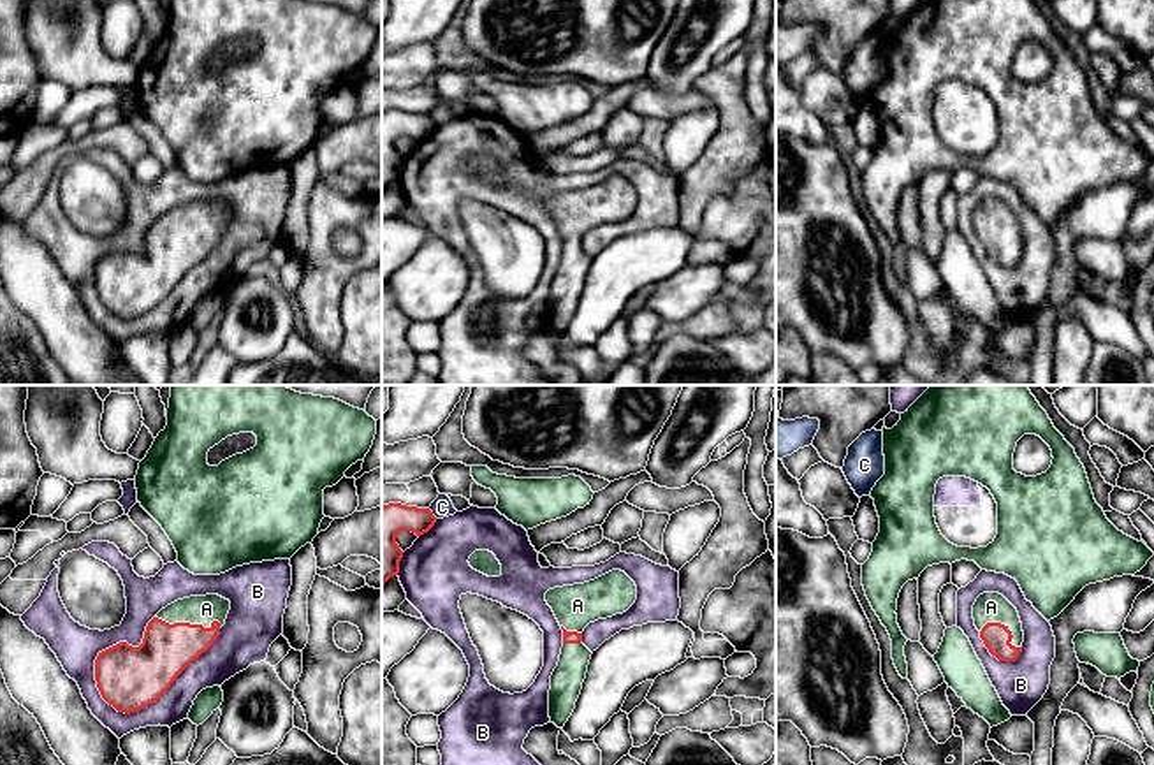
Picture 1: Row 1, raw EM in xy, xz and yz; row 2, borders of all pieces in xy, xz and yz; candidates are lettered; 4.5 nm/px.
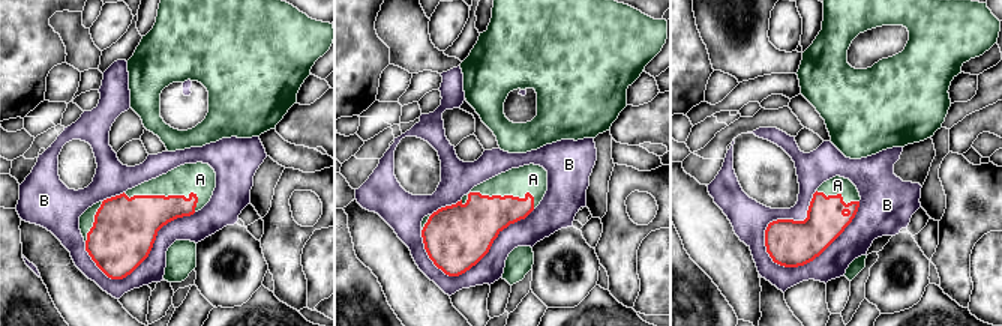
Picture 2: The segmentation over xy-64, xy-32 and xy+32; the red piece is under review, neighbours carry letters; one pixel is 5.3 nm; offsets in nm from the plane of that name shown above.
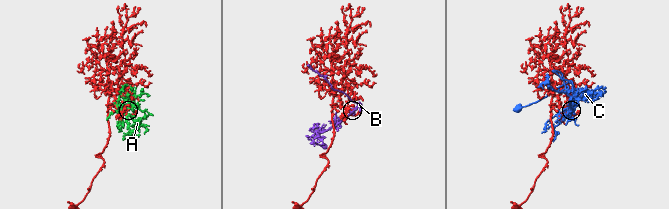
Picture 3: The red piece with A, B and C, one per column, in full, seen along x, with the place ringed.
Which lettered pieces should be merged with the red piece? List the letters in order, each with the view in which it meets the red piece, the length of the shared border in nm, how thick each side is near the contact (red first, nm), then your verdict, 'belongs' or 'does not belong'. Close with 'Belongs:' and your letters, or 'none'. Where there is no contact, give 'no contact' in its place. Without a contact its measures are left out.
A: xy | 300 nm | 240/130 nm | does not belong
B: xy | 650 nm | 280/160 nm | does not belong
C: xz | 60 nm | 170/100 nm | does not belong
Belongs: none

